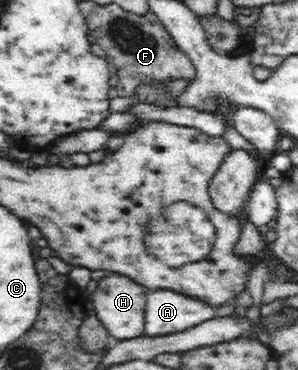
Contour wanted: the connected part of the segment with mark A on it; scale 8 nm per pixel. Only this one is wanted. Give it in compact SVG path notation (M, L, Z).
M171 290L147 291L145 304L144 335L156 337L156 335L168 335L168 333L184 332L186 329L196 327L202 322L215 318L217 310L206 308L206 305L198 304L198 301L190 301L190 296Z

